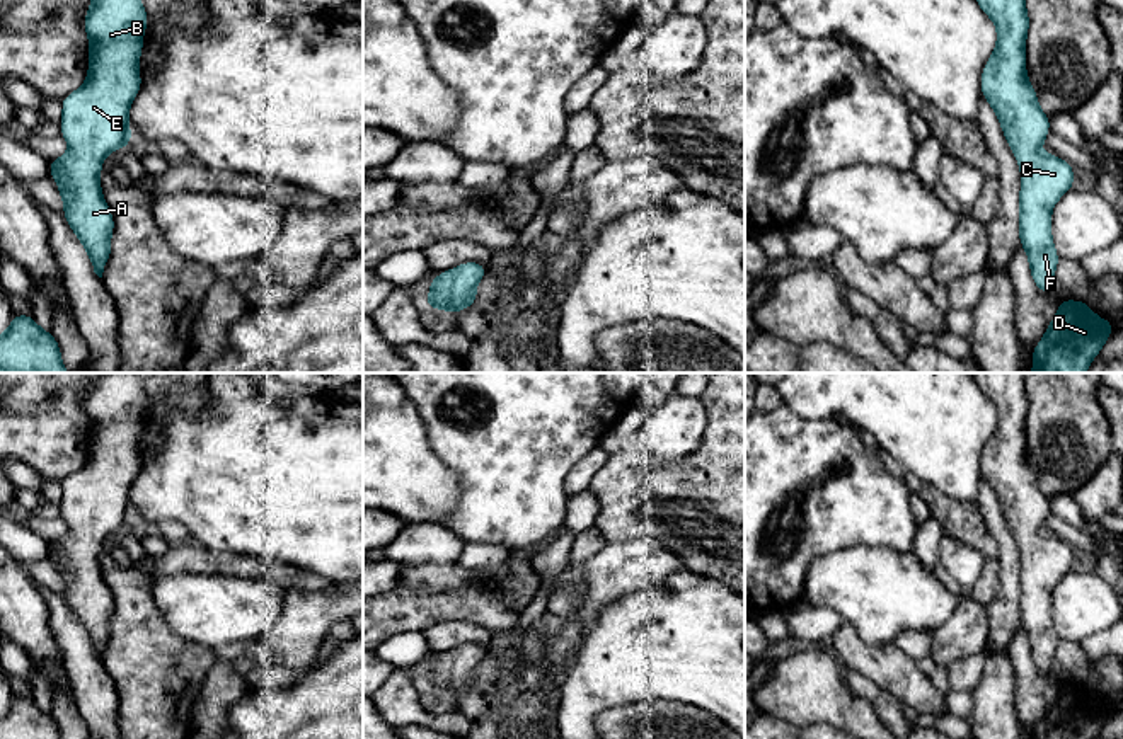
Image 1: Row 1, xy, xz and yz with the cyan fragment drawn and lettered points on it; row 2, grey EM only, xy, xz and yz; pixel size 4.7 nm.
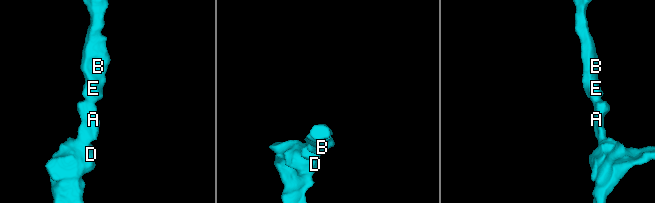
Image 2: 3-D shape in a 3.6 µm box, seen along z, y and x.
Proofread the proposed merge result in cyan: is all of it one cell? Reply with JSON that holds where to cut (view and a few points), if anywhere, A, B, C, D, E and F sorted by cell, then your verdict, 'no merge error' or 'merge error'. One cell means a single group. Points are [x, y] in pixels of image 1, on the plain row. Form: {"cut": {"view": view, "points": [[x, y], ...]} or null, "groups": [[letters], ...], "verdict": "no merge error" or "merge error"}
{"cut": null, "groups": [["A", "B", "C", "D", "E", "F"]], "verdict": "no merge error"}

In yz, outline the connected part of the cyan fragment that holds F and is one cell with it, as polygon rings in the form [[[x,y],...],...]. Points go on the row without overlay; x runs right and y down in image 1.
[[[975,373],[978,388],[997,409],[997,427],[982,455],[982,477],[997,494],[1004,518],[1019,541],[1019,625],[1026,630],[1034,666],[1041,674],[1055,676],[1053,657],[1058,635],[1051,620],[1051,591],[1057,582],[1074,567],[1074,548],[1053,535],[1039,535],[1050,514],[1050,499],[1038,487],[1038,477],[1026,456],[1026,417],[1029,397],[1026,393],[1024,373]]]

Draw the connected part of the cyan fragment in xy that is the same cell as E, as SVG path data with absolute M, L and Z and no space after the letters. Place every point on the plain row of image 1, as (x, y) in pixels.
M92 373L92 383L84 400L89 417L89 456L82 468L61 480L61 518L70 533L49 543L49 559L58 560L56 572L63 579L61 596L85 628L94 654L102 659L111 637L114 599L104 582L99 555L102 540L111 533L128 528L131 521L130 487L141 470L138 443L143 431L143 414L148 398L135 373Z

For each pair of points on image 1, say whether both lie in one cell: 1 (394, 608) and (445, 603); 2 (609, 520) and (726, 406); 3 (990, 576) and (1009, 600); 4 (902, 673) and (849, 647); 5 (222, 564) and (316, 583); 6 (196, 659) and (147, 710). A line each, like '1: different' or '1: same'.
1: same
2: same
3: different
4: same
5: same
6: same

